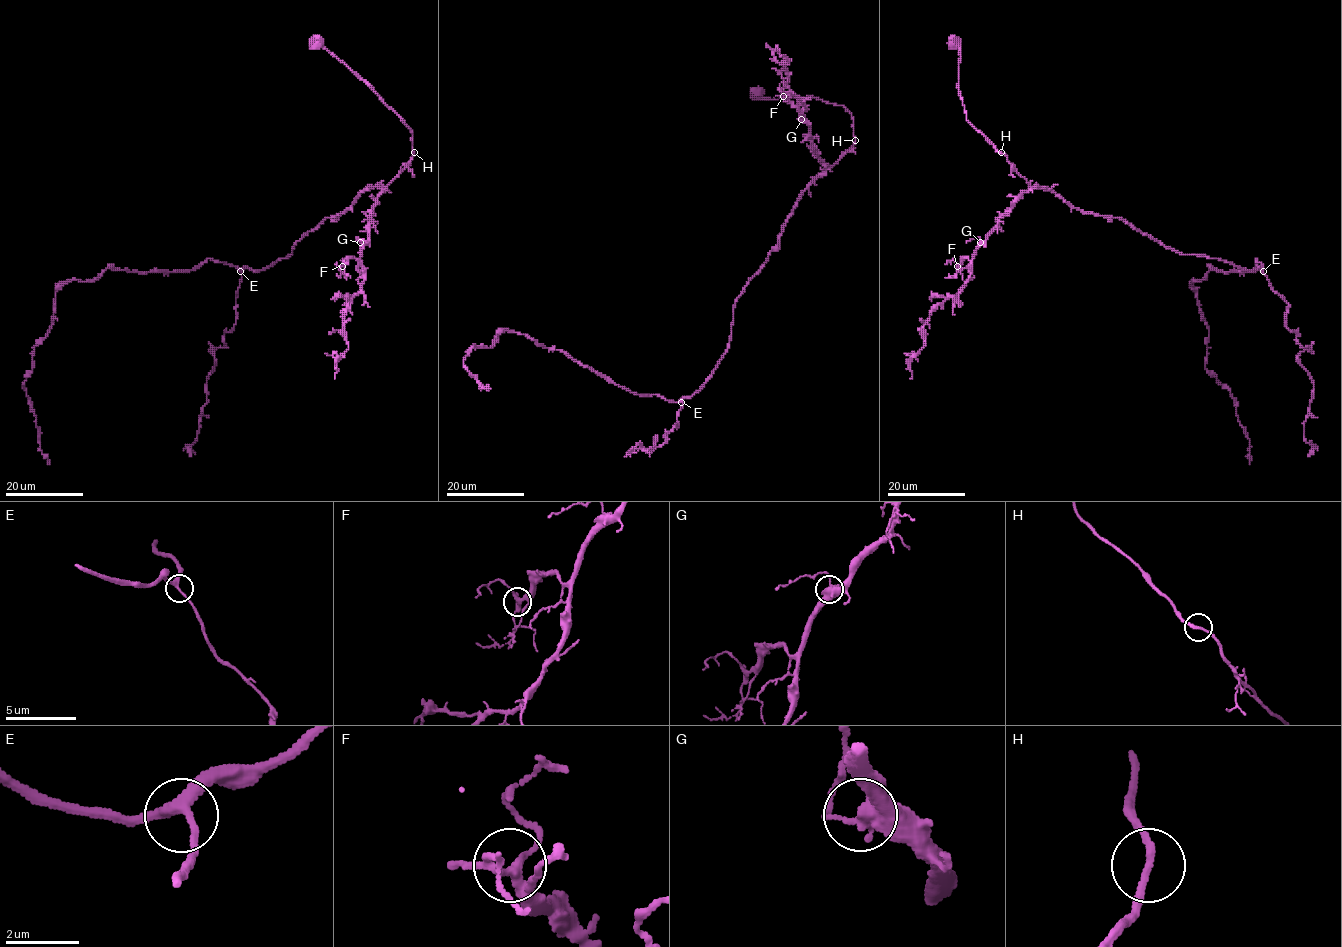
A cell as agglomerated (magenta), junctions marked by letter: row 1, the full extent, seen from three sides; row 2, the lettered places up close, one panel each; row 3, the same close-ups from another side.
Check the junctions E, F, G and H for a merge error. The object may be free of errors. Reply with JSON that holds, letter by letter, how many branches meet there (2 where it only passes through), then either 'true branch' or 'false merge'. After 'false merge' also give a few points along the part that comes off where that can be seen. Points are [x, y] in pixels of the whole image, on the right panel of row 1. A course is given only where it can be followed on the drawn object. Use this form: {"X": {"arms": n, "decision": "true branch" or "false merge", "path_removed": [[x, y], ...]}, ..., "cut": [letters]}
{"E": {"arms": 3, "decision": "true branch"}, "F": {"arms": 5, "decision": "true branch"}, "G": {"arms": 2, "decision": "true branch"}, "H": {"arms": 2, "decision": "true branch"}, "cut": []}

